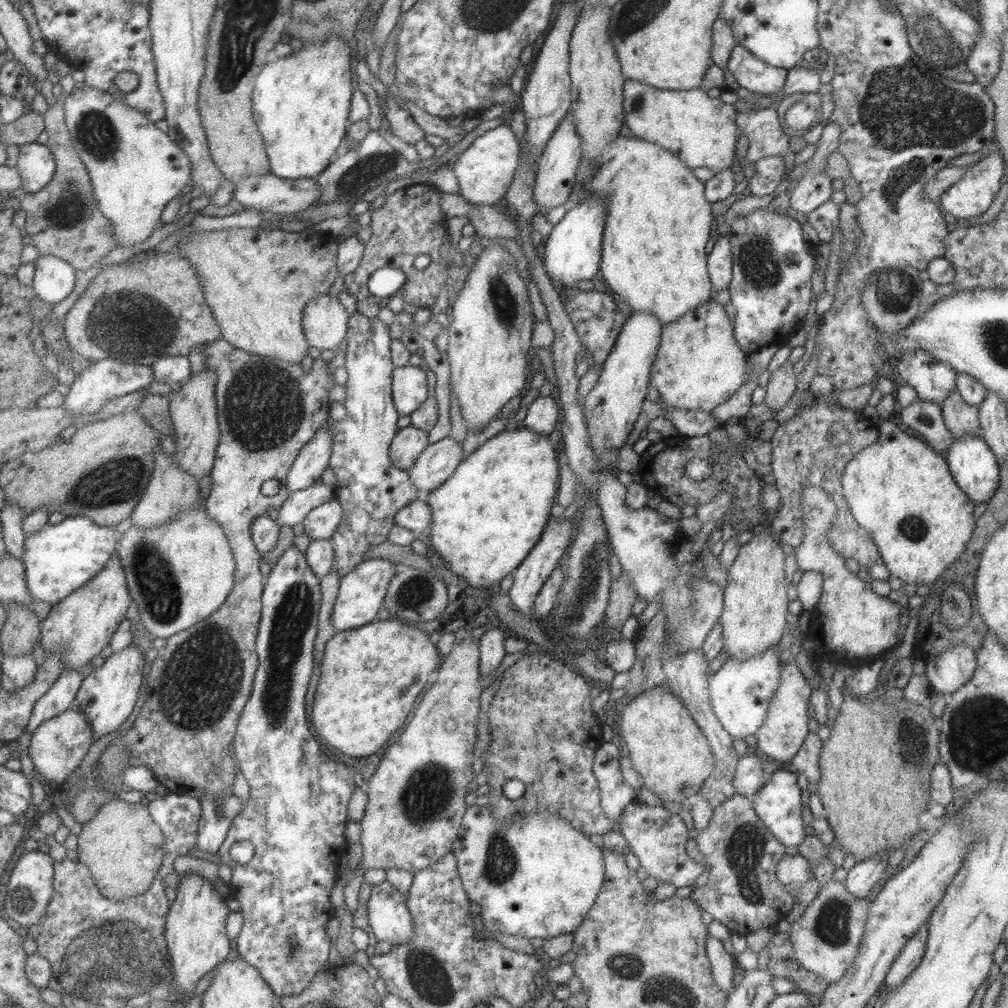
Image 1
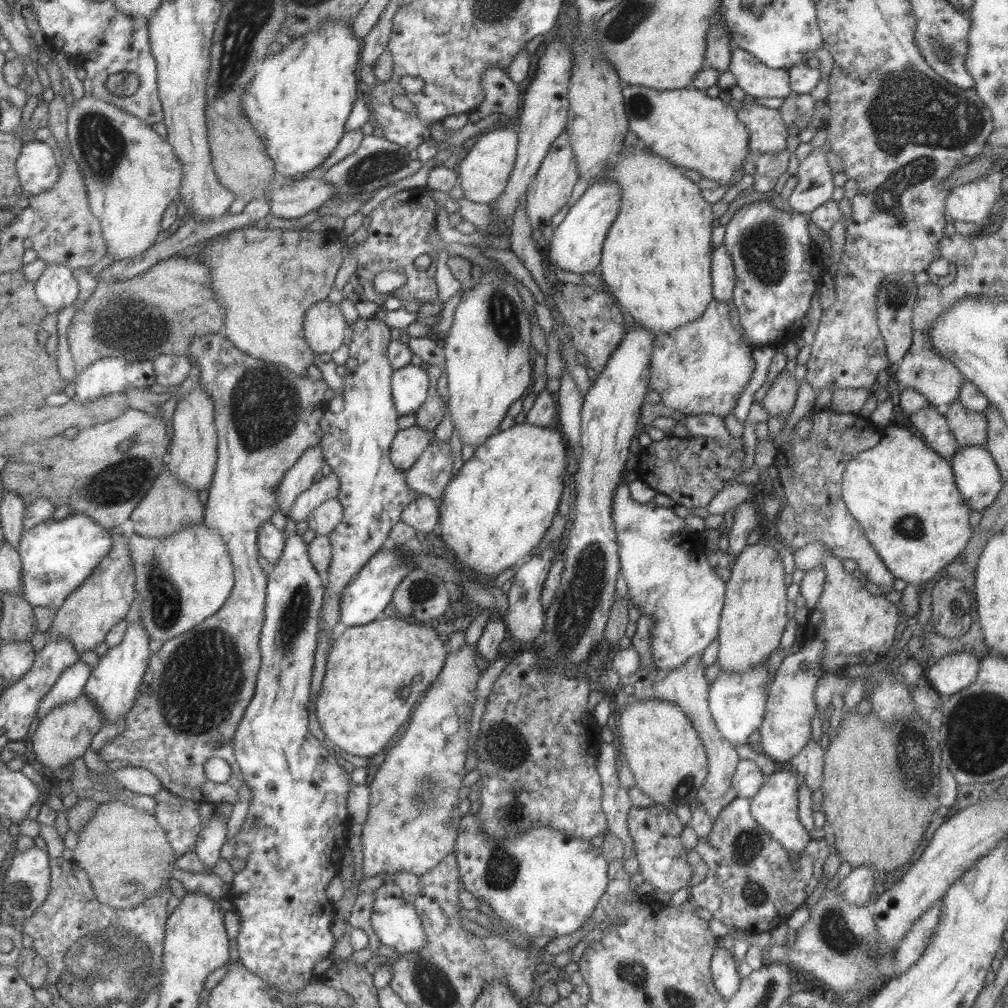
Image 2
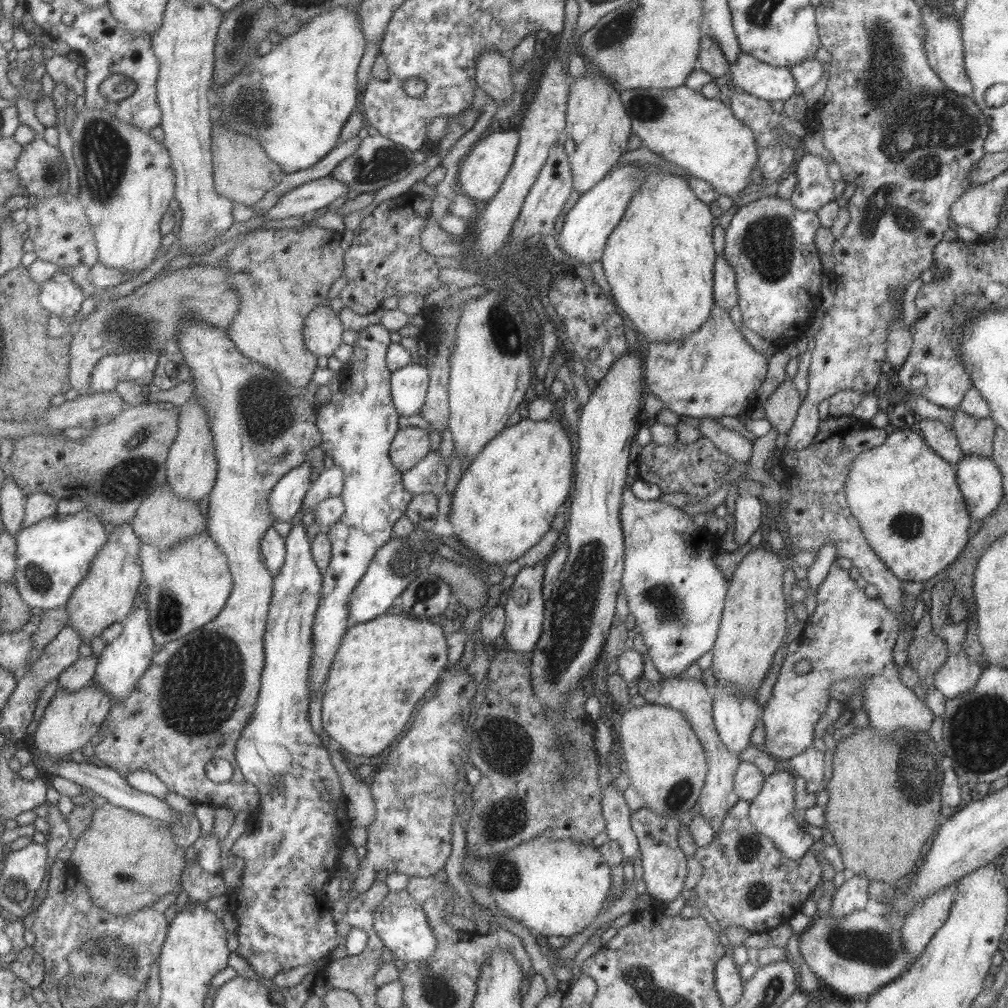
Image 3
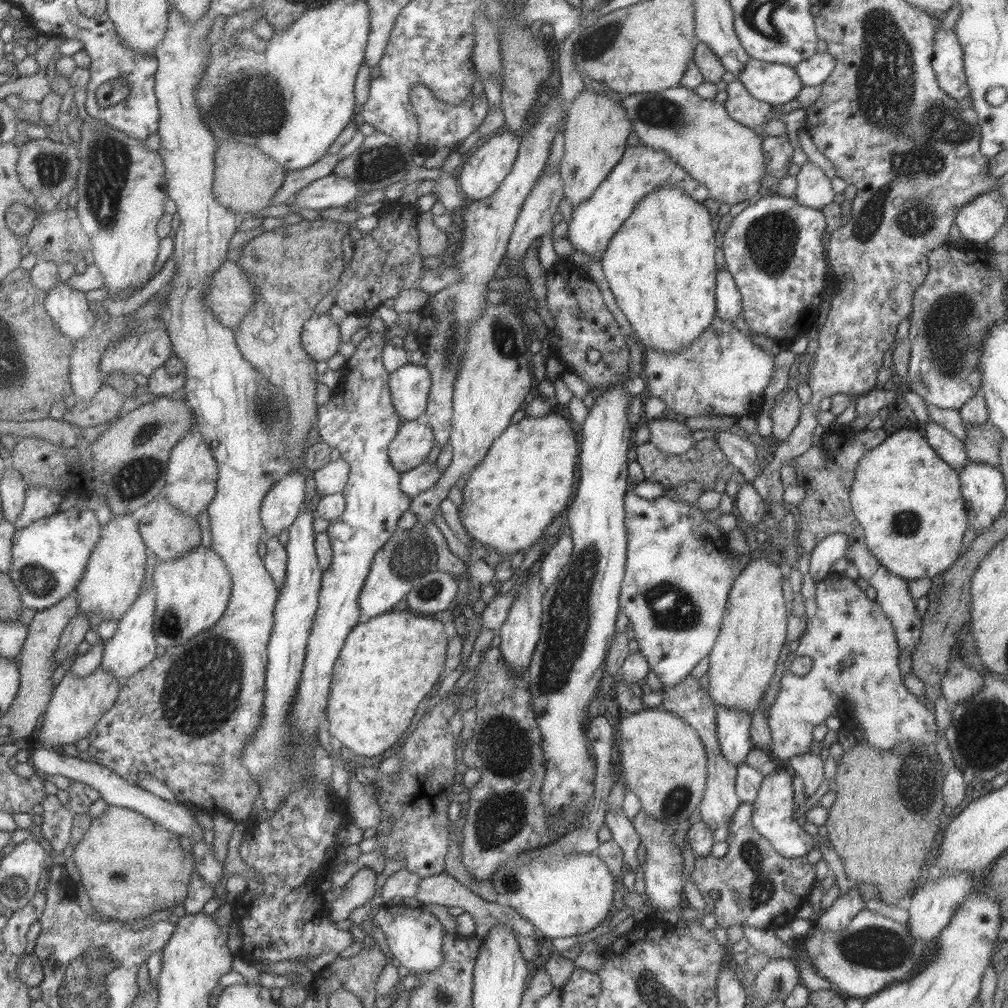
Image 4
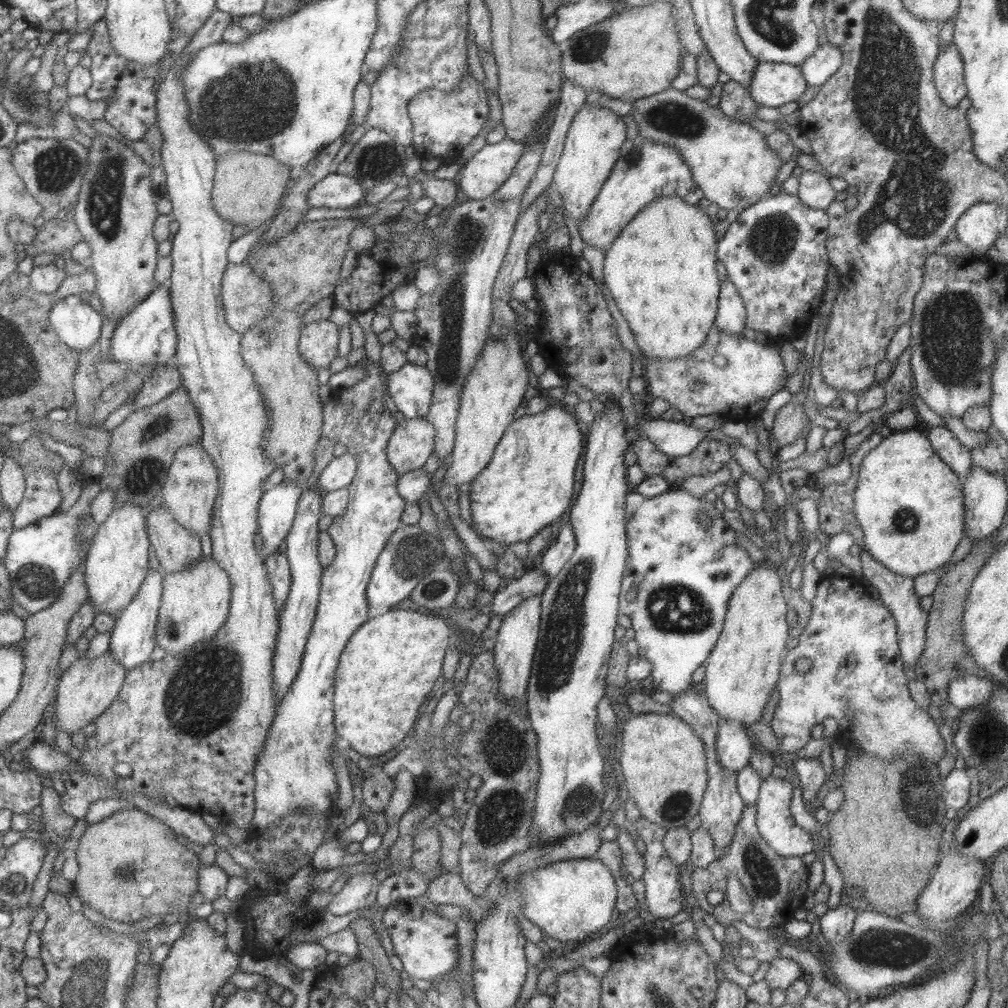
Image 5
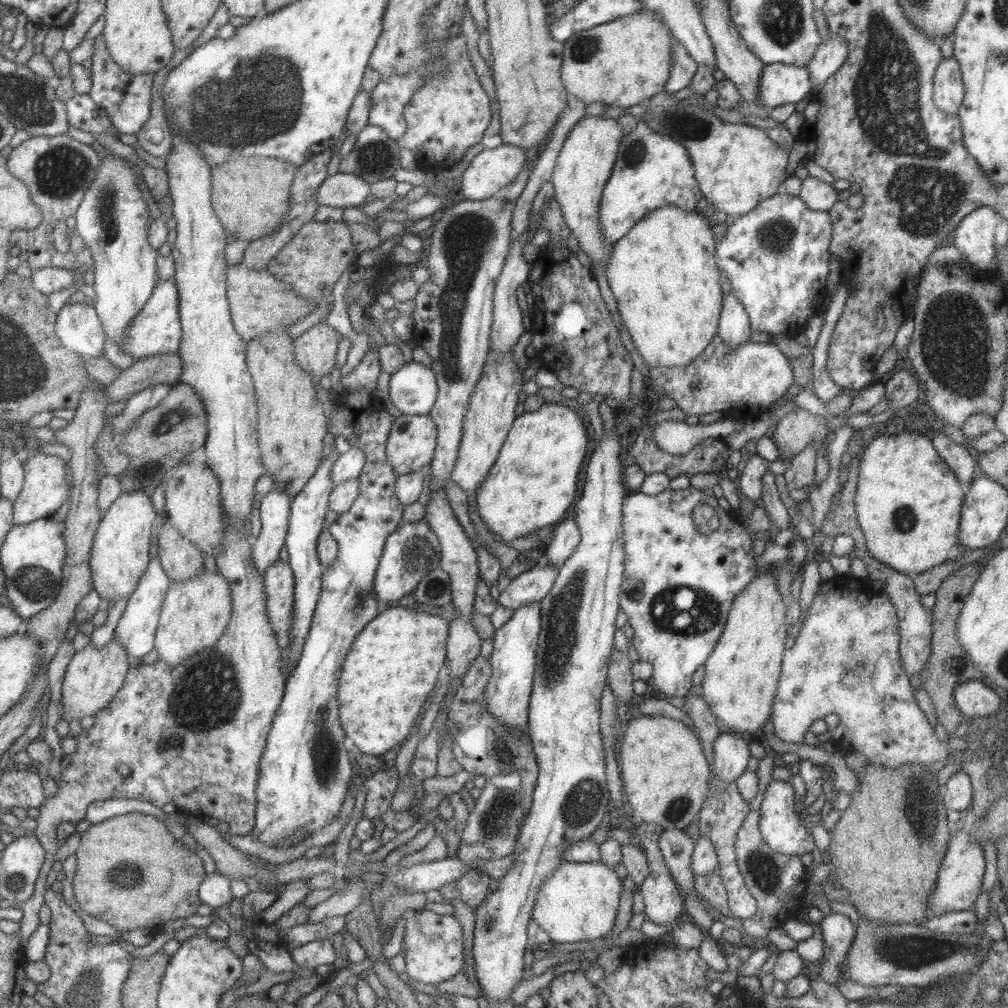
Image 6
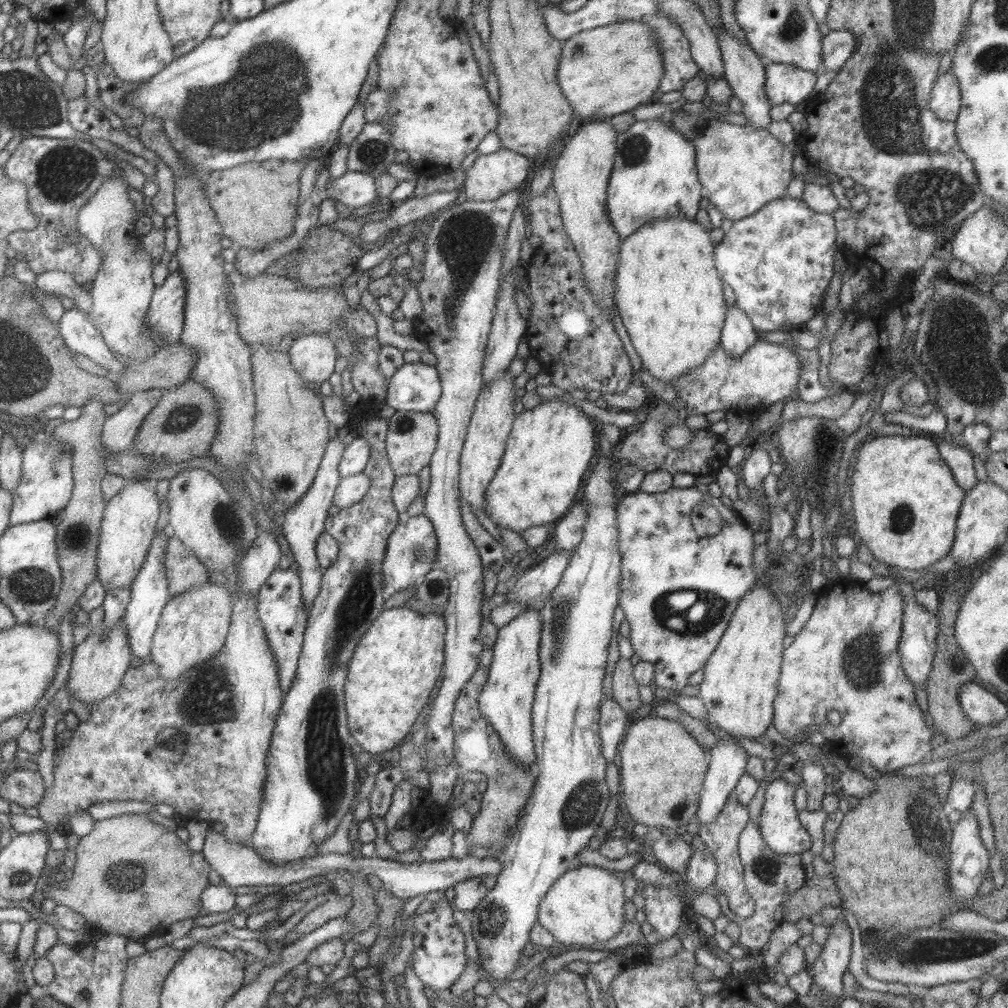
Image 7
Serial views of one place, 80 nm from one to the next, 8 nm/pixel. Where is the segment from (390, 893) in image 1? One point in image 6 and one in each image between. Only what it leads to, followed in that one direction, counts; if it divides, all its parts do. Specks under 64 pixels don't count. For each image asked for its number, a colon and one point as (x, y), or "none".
2: (394, 921)
3: (399, 921)
4: (413, 935)
5: (425, 943)
6: (432, 947)

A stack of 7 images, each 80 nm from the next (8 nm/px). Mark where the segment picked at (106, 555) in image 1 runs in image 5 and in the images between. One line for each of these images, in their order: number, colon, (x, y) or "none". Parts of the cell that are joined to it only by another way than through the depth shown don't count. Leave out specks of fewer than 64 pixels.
2: (57, 556)
3: (52, 556)
4: (48, 557)
5: (40, 557)

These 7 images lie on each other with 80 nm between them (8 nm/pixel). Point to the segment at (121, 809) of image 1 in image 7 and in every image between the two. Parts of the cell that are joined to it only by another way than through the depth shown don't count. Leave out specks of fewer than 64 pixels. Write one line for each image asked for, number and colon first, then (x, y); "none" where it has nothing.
2: (125, 853)
3: (126, 861)
4: (129, 866)
5: (130, 867)
6: (131, 873)
7: (132, 877)

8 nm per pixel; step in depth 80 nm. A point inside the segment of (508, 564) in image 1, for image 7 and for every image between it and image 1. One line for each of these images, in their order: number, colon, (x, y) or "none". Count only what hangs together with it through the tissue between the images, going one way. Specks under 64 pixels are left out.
2: (496, 509)
3: (503, 504)
4: (524, 480)
5: (528, 482)
6: (530, 486)
7: (548, 449)

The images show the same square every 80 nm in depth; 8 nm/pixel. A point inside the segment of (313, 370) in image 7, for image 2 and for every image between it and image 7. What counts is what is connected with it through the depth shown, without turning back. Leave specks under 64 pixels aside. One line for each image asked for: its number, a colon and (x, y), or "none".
2: (323, 325)
3: (322, 331)
4: (320, 338)
5: (317, 343)
6: (314, 351)

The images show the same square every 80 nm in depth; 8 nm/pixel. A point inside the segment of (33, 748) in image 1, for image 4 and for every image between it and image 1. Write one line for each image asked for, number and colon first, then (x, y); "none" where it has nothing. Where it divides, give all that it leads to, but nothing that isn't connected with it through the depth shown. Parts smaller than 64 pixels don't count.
2: (63, 734)
3: (69, 720)
4: (75, 706)

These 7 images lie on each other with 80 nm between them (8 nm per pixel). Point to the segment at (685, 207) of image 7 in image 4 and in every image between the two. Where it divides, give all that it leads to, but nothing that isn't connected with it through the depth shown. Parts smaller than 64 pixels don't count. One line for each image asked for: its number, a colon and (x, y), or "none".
4: (640, 169)
5: (645, 170)
6: (650, 171)

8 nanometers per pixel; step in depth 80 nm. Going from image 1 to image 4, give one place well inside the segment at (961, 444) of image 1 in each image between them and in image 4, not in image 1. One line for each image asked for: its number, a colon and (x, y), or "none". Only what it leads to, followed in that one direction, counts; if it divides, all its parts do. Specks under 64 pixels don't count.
2: (976, 476)
3: (978, 479)
4: (981, 485)

